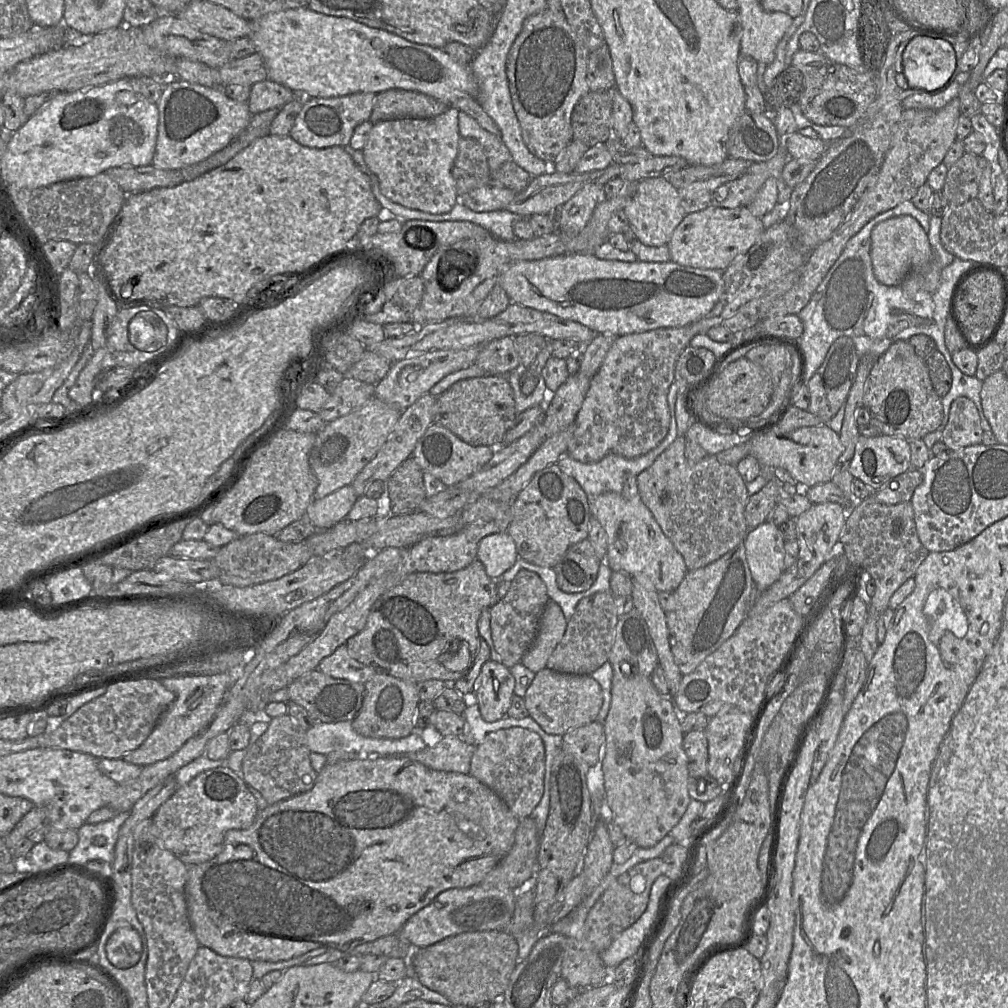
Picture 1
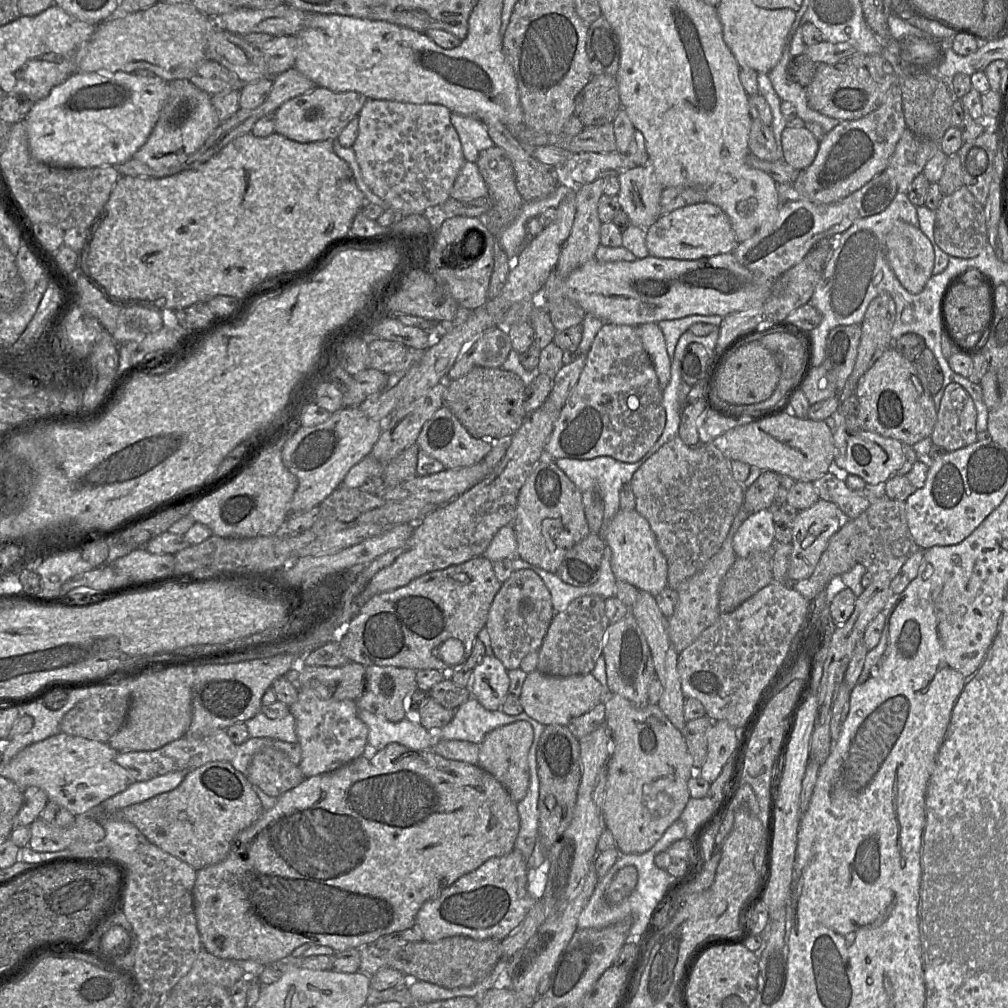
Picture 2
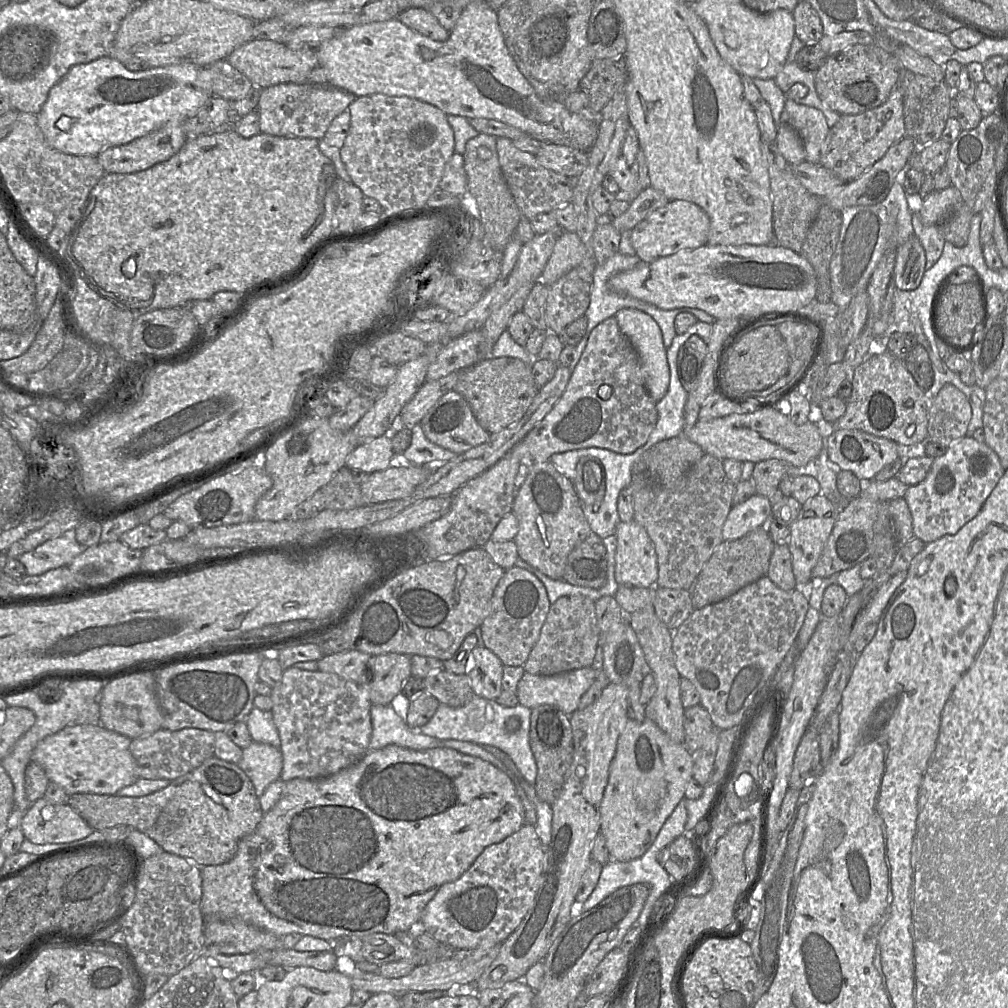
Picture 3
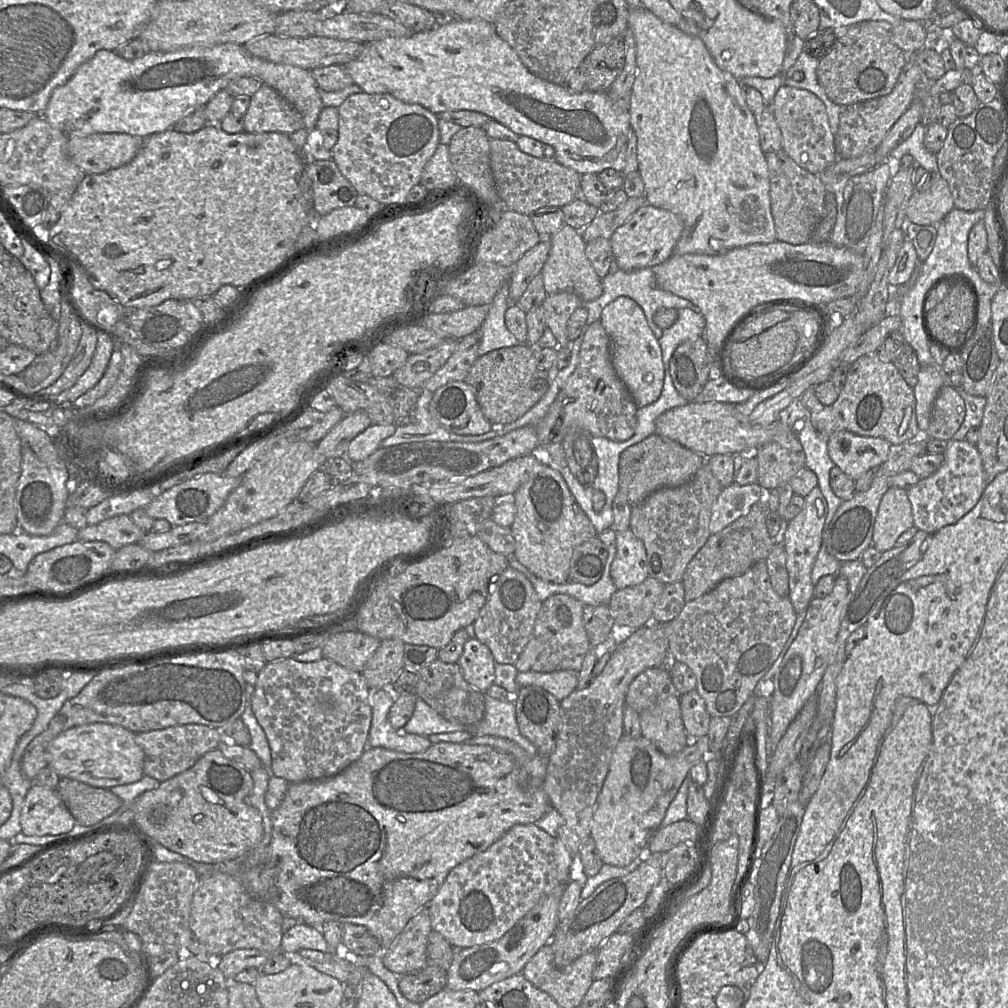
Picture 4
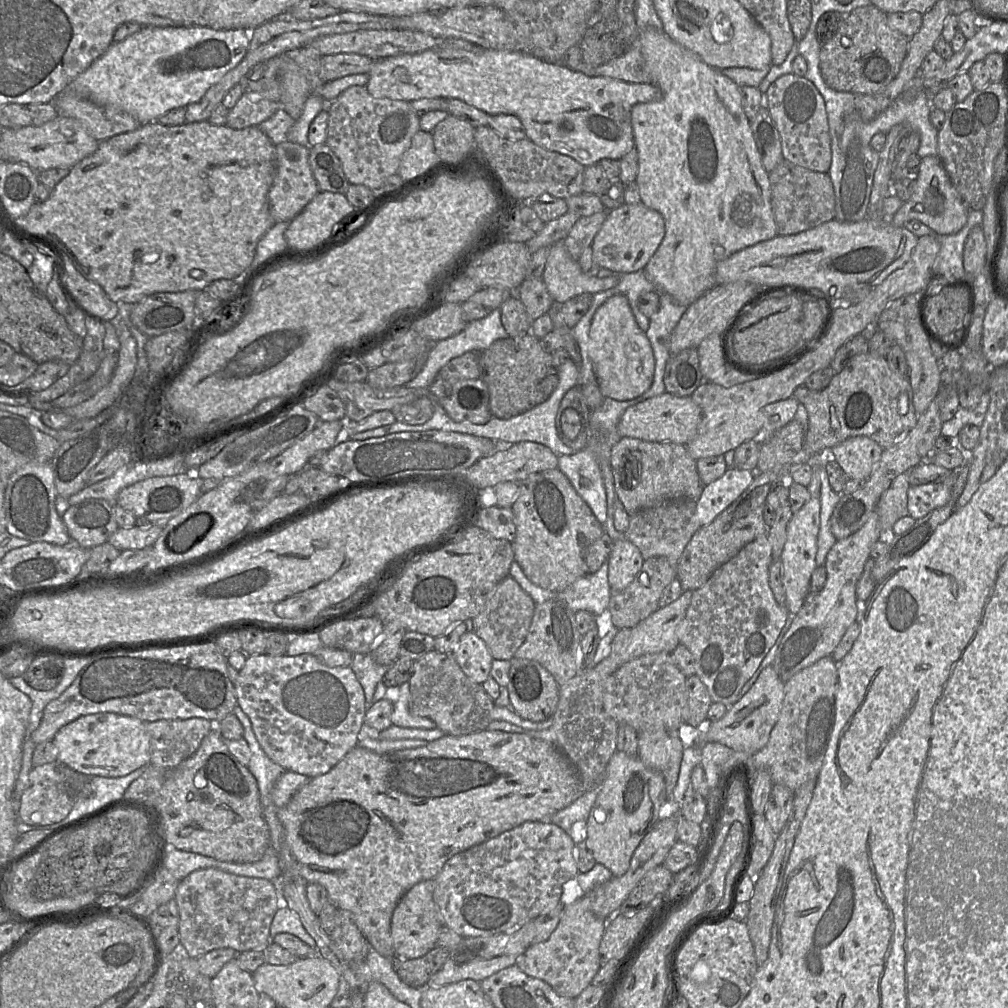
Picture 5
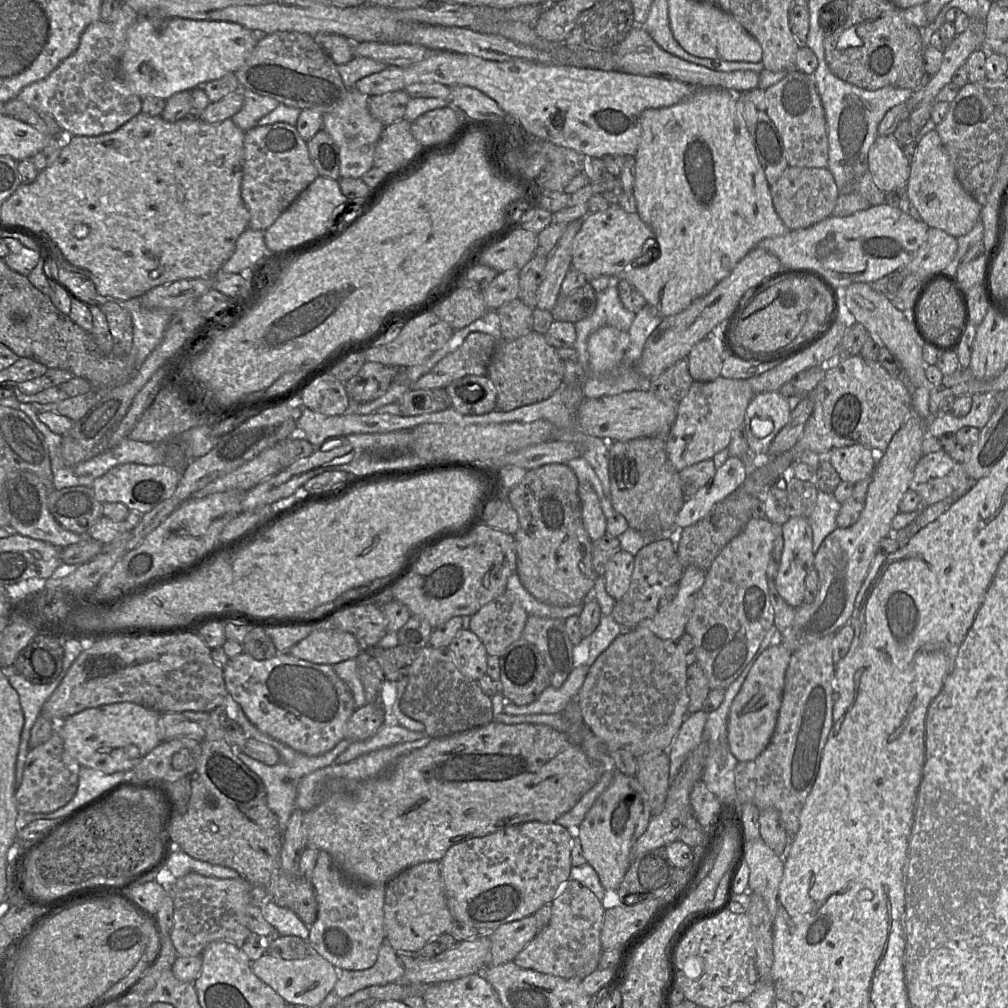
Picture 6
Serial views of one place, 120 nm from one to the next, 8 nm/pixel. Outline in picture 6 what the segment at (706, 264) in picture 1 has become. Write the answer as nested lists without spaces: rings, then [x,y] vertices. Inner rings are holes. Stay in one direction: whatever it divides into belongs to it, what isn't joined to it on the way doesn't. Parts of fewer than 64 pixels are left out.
[[[611,205],[604,211],[588,213],[584,217],[573,240],[571,267],[583,273],[587,281],[602,275],[615,278],[629,266],[649,264],[658,248],[652,229],[642,221],[637,212],[628,213],[619,205]]]

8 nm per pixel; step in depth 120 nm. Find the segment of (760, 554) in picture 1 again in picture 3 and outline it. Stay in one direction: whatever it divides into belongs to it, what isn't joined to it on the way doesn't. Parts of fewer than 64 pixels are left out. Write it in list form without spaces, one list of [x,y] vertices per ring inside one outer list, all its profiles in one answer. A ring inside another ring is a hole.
[[[756,493],[743,503],[732,506],[722,528],[723,539],[736,540],[759,527],[767,527],[772,517],[768,498]]]

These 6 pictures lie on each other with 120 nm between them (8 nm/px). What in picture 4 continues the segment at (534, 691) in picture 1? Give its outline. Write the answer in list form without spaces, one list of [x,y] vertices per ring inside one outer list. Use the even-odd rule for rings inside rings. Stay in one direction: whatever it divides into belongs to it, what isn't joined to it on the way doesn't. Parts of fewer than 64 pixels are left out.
[[[572,670],[548,673],[518,672],[516,684],[519,688],[526,686],[540,687],[561,702],[577,689],[578,672]]]

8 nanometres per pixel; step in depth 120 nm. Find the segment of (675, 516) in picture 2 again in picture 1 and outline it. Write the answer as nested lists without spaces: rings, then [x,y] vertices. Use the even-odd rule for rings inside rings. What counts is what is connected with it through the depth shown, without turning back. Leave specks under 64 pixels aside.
[[[683,435],[678,436],[650,467],[637,475],[637,485],[641,501],[683,556],[688,571],[716,561],[744,541],[749,530],[745,521],[745,508],[749,499],[745,481],[735,466],[720,463],[716,455],[707,454],[697,463],[689,463],[685,456]]]

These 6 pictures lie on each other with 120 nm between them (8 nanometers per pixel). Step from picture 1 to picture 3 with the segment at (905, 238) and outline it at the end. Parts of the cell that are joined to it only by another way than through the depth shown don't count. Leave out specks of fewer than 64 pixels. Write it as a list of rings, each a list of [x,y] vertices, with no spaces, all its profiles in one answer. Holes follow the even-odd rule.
[[[913,235],[900,245],[896,252],[894,266],[895,285],[898,289],[911,291],[916,289],[926,271],[926,253],[920,240]]]

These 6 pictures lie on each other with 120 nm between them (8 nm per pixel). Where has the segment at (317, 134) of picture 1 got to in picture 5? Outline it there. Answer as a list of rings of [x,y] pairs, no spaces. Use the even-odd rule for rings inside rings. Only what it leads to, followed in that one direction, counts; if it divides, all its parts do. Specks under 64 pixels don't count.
[[[244,93],[230,109],[226,126],[234,129],[258,126],[272,117],[279,108],[280,101],[274,102],[258,94]]]

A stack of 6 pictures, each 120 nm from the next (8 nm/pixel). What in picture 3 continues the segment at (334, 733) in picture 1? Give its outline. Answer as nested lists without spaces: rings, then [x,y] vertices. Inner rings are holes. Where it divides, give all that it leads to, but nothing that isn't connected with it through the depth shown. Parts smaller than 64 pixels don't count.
[[[391,705],[370,707],[372,733],[369,750],[396,745],[411,750],[429,750],[440,746],[440,740],[410,728]]]

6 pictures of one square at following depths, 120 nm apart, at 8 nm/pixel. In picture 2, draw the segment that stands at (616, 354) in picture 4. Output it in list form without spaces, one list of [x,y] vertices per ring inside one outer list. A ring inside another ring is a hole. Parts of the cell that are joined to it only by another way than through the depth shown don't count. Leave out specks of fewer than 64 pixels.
[[[644,323],[636,327],[642,344],[654,365],[659,385],[664,389],[670,381],[671,360],[663,331],[657,323]]]

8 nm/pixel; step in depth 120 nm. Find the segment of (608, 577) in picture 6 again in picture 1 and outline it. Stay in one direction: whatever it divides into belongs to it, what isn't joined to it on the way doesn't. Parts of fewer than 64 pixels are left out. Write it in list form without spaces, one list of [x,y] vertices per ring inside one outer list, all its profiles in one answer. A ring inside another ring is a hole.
[[[605,492],[591,501],[591,514],[606,531],[608,550],[605,560],[612,571],[644,579],[658,592],[674,592],[677,589],[688,573],[684,558],[641,500],[629,501],[621,493]]]

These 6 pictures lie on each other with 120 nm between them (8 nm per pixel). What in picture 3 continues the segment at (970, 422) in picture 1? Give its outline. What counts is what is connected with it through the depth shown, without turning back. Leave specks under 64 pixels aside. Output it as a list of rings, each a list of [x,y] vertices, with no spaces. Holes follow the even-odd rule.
[[[946,384],[932,399],[928,418],[928,440],[950,446],[966,436],[972,418],[967,396]]]

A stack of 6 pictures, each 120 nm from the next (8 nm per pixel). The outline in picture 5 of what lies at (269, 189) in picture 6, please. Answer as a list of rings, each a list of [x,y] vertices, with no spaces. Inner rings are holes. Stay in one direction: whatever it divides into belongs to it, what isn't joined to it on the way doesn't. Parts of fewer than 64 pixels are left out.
[[[292,141],[275,146],[276,174],[268,193],[270,214],[275,223],[291,221],[319,192],[309,164],[309,149]]]

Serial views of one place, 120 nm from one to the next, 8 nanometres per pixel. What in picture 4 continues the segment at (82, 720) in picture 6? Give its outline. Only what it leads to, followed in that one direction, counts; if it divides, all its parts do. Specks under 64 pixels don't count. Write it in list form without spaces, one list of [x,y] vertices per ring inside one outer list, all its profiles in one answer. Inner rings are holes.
[[[107,723],[86,724],[61,732],[49,743],[46,762],[59,777],[103,789],[134,783],[144,775],[144,752],[135,742],[135,733]]]

